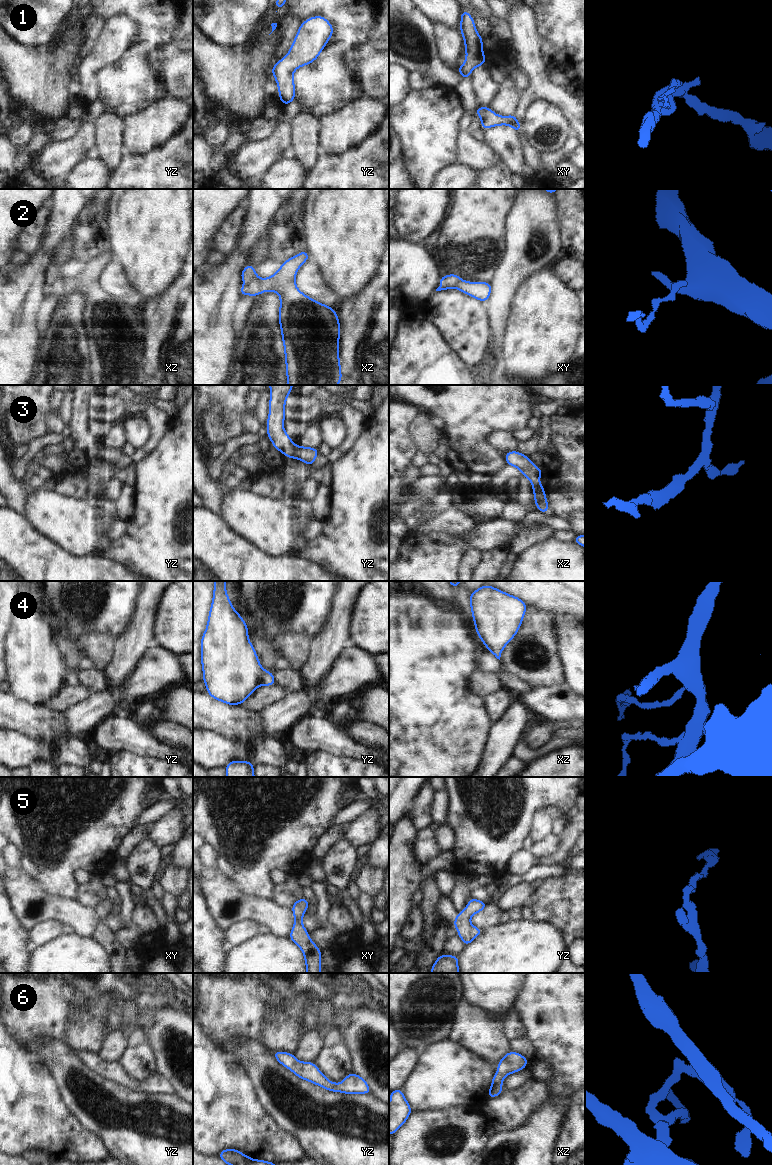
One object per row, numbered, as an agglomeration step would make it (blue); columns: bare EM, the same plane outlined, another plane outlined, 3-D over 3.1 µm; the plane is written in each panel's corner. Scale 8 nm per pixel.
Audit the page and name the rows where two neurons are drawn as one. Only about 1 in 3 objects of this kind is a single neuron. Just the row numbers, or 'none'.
1

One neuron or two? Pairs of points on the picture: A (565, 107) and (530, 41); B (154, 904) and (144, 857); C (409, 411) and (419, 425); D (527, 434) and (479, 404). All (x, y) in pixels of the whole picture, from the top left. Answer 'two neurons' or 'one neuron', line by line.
A: one neuron
B: one neuron
C: two neurons
D: two neurons

